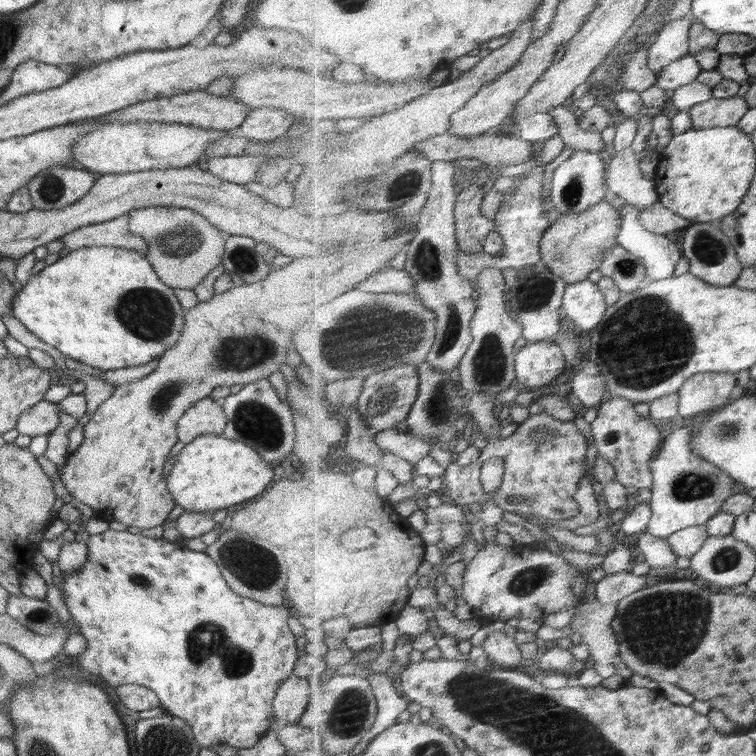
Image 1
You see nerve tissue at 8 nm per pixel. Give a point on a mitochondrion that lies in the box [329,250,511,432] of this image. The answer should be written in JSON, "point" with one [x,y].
{"point":[489,366]}

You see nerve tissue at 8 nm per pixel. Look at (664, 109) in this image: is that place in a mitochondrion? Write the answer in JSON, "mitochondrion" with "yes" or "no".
{"mitochondrion":"no"}

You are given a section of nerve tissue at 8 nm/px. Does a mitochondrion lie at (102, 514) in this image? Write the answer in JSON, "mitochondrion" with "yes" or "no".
{"mitochondrion":"no"}

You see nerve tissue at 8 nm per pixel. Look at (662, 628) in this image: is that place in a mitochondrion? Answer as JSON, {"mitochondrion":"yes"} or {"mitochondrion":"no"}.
{"mitochondrion":"yes"}

